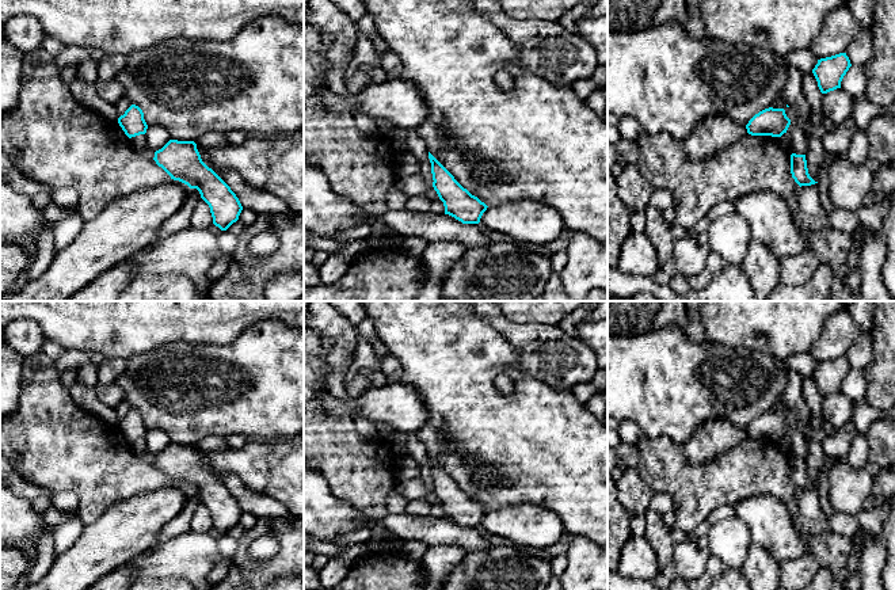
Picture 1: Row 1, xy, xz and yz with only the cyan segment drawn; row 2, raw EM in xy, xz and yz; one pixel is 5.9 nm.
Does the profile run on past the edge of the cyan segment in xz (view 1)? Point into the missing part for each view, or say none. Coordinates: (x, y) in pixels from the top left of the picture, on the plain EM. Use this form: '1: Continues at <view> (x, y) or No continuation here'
1: No continuation here

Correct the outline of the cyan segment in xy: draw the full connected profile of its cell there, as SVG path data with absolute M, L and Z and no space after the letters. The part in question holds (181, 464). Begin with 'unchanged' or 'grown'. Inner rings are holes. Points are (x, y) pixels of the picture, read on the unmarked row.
unchanged | M170 444L153 464L174 484L197 492L209 509L213 528L226 534L239 524L243 510L231 491L201 463L194 445Z

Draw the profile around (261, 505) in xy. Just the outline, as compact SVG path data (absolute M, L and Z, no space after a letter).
M197 449L197 453L201 458L202 465L212 472L236 498L240 507L245 513L251 513L258 518L281 518L281 519L293 519L294 517L290 514L289 509L275 500L274 498L260 494L256 491L251 491L247 488L237 476L235 475L218 475L209 461L209 453L203 453Z

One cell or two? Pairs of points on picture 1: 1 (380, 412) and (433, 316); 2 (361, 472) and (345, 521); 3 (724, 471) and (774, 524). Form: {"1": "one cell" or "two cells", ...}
{"1": "two cells", "2": "two cells", "3": "two cells"}

